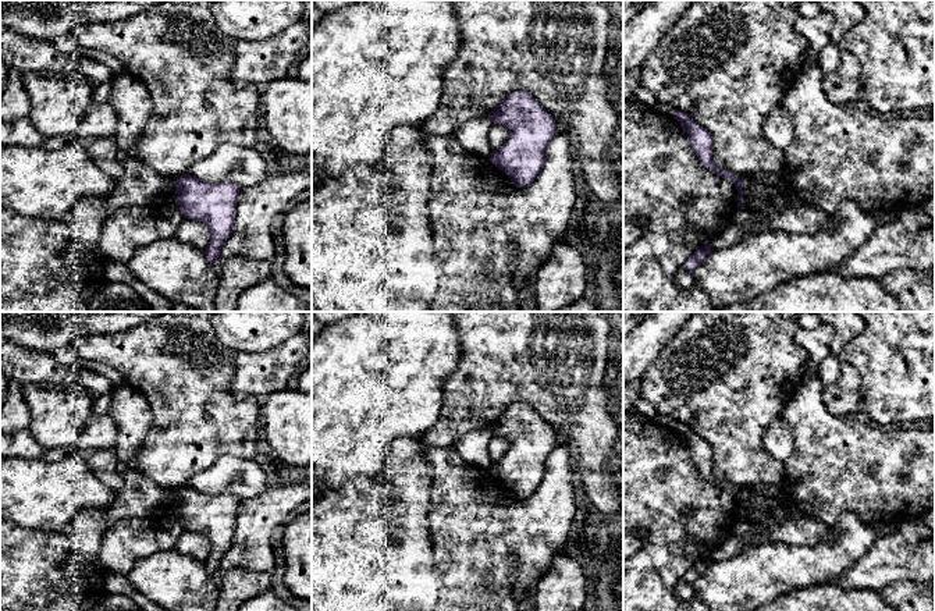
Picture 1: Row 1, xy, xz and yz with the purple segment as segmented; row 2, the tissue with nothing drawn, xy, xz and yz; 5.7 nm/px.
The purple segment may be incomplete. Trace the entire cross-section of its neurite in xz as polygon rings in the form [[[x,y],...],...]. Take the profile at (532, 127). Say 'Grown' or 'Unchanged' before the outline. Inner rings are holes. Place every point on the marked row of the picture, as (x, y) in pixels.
Unchanged. [[[523,90],[506,95],[488,117],[494,124],[508,127],[511,132],[505,145],[493,153],[490,161],[504,171],[515,187],[529,187],[541,171],[547,149],[558,134],[554,117]]]

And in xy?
Unchanged. [[[188,173],[177,178],[177,185],[179,210],[185,219],[199,220],[209,228],[210,241],[205,255],[210,263],[218,264],[221,248],[232,232],[242,187],[230,181],[209,184]]]

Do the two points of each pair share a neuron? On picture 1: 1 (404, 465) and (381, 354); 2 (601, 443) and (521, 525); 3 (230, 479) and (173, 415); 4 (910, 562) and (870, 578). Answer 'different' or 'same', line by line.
1: different
2: different
3: different
4: same

